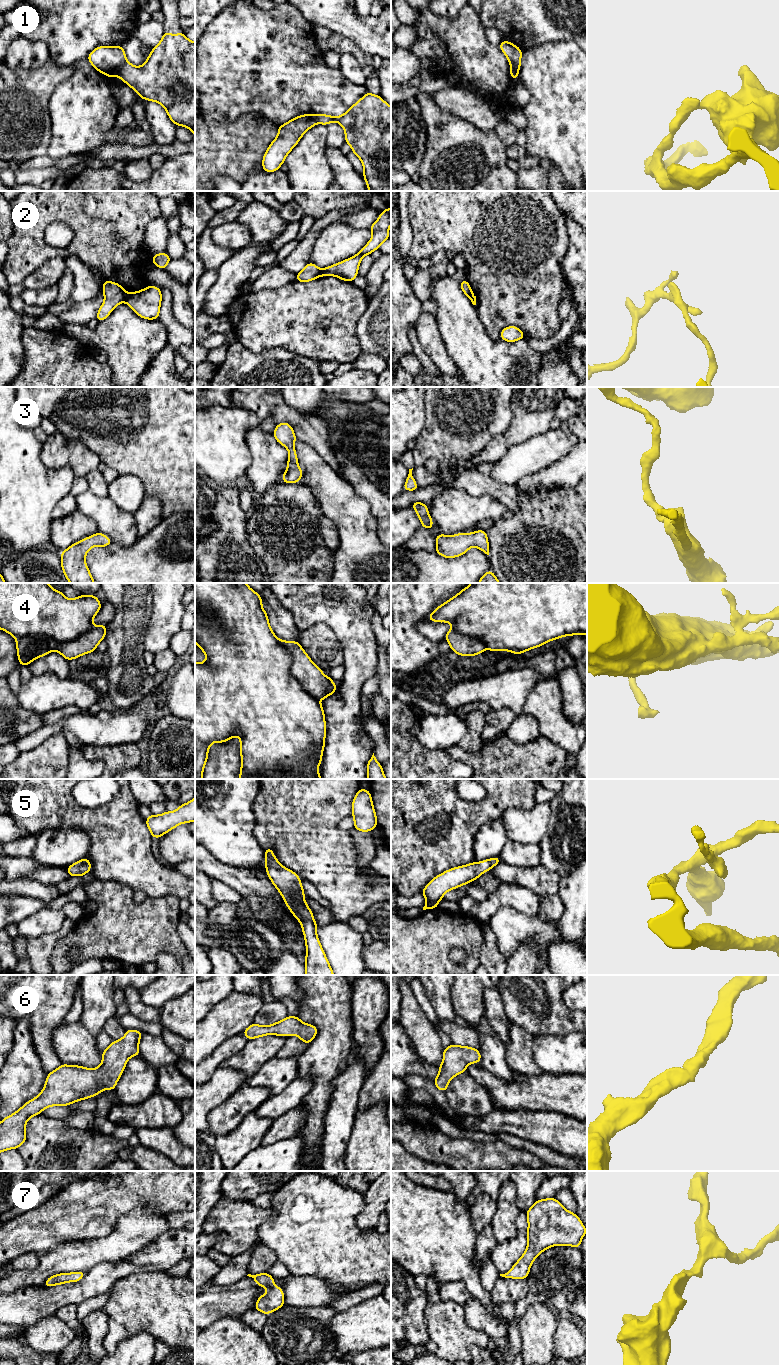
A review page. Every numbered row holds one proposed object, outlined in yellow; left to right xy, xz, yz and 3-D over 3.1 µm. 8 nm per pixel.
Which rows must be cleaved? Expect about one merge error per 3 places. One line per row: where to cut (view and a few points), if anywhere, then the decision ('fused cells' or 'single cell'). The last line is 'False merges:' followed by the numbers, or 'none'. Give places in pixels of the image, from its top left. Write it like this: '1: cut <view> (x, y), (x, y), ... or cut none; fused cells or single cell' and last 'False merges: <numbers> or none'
1: cut xy (127, 61), (116, 75); fused cells
2: cut xy (127, 293), (123, 300); fused cells
3: cut none; single cell
4: cut xy (93, 626), (62, 642), (44, 635), (16, 638); fused cells
5: cut none; single cell
6: cut none; single cell
7: cut none; single cell
False merges: 1, 2, 4

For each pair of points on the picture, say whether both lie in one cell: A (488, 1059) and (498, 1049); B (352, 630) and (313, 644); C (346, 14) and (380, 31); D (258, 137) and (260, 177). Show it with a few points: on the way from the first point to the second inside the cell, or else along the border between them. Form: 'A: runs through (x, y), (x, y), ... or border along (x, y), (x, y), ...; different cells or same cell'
A: runs through (490, 1057), (496, 1051); same cell
B: border along (316, 623), (332, 630), (343, 658); different cells
C: runs through (354, 22), (360, 28), (372, 28); same cell
D: border along (261, 167), (254, 170), (244, 180); different cells

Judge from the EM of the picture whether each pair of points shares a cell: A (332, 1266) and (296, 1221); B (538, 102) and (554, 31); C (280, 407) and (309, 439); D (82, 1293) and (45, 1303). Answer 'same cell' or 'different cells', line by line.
A: same cell
B: different cells
C: same cell
D: same cell

